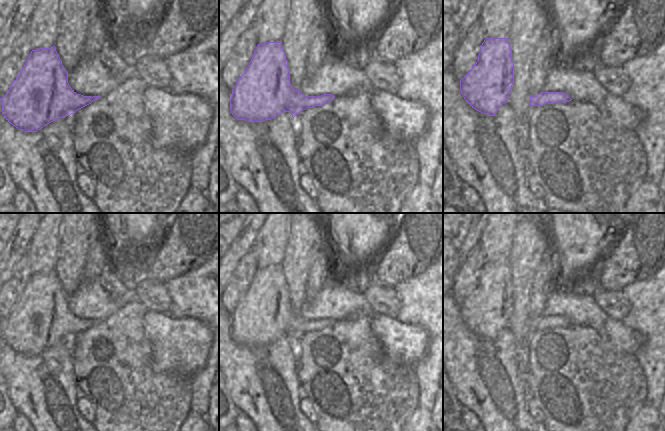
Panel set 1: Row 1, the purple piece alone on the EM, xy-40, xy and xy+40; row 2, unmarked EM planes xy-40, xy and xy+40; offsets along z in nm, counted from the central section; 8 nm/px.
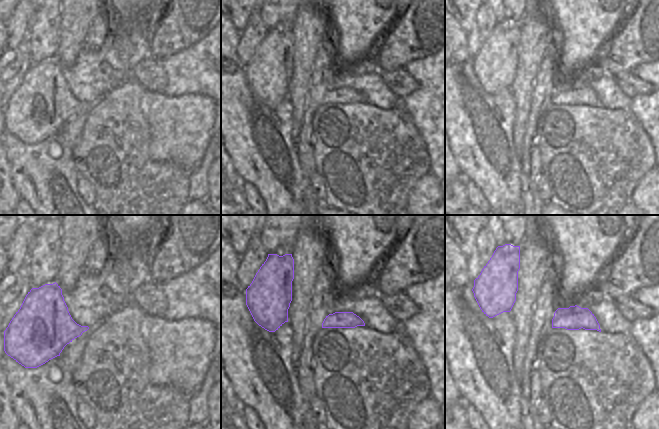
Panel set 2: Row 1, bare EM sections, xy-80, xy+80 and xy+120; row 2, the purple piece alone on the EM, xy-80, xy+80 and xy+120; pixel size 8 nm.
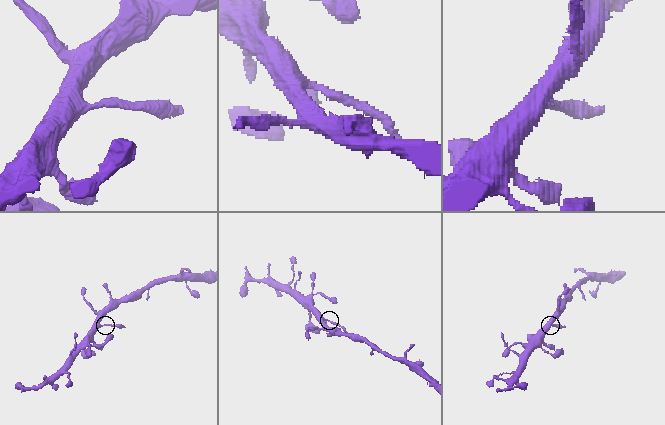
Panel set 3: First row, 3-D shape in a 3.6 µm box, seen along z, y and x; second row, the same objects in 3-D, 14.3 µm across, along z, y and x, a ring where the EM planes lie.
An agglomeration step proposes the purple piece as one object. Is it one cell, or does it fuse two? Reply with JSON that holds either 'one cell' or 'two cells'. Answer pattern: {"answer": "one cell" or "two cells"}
{"answer": "two cells"}

